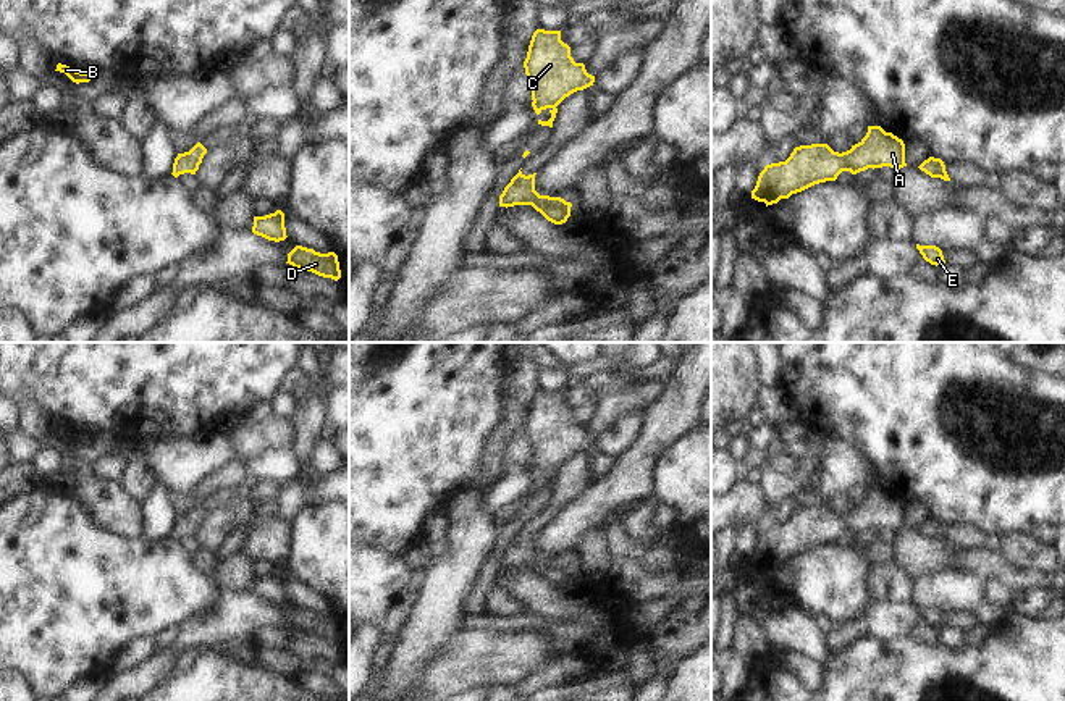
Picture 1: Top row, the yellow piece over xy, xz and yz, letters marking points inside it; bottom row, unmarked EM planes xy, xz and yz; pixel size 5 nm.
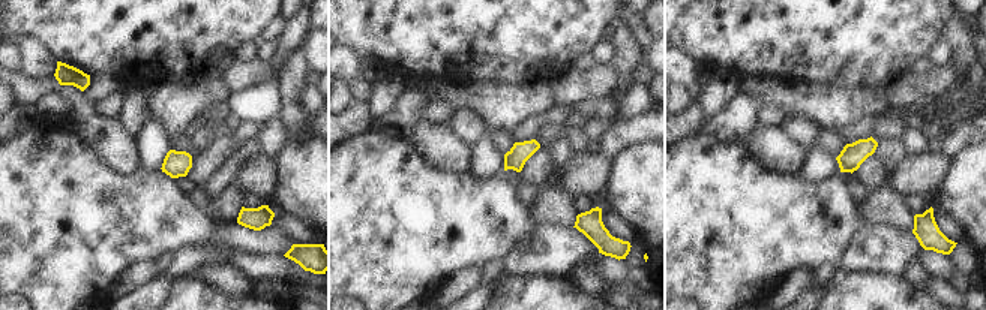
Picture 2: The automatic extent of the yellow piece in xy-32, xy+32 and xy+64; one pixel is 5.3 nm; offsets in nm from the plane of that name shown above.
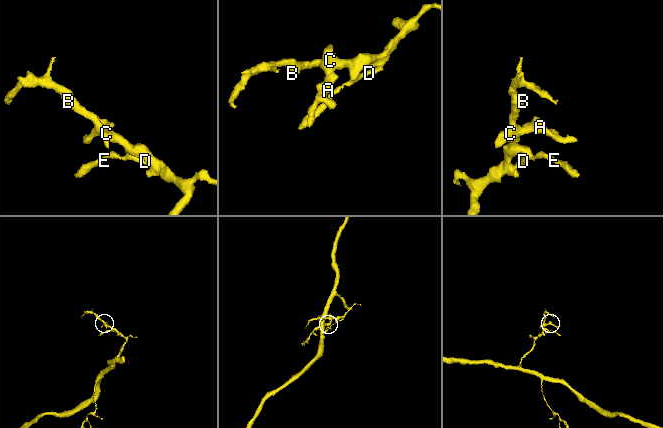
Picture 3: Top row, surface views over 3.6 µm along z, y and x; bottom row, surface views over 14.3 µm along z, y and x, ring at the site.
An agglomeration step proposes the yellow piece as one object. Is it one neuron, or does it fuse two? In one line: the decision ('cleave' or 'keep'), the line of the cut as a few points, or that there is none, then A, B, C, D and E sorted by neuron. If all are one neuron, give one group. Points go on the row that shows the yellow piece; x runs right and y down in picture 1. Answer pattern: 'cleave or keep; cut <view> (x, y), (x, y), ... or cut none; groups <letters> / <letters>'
keep; cut none; groups A B C D E

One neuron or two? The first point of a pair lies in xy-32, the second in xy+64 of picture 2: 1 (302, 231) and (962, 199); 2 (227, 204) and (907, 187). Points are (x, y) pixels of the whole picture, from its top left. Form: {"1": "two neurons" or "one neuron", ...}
{"1": "two neurons", "2": "two neurons"}

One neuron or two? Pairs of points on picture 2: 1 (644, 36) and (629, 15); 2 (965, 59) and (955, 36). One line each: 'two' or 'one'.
1: one
2: one

